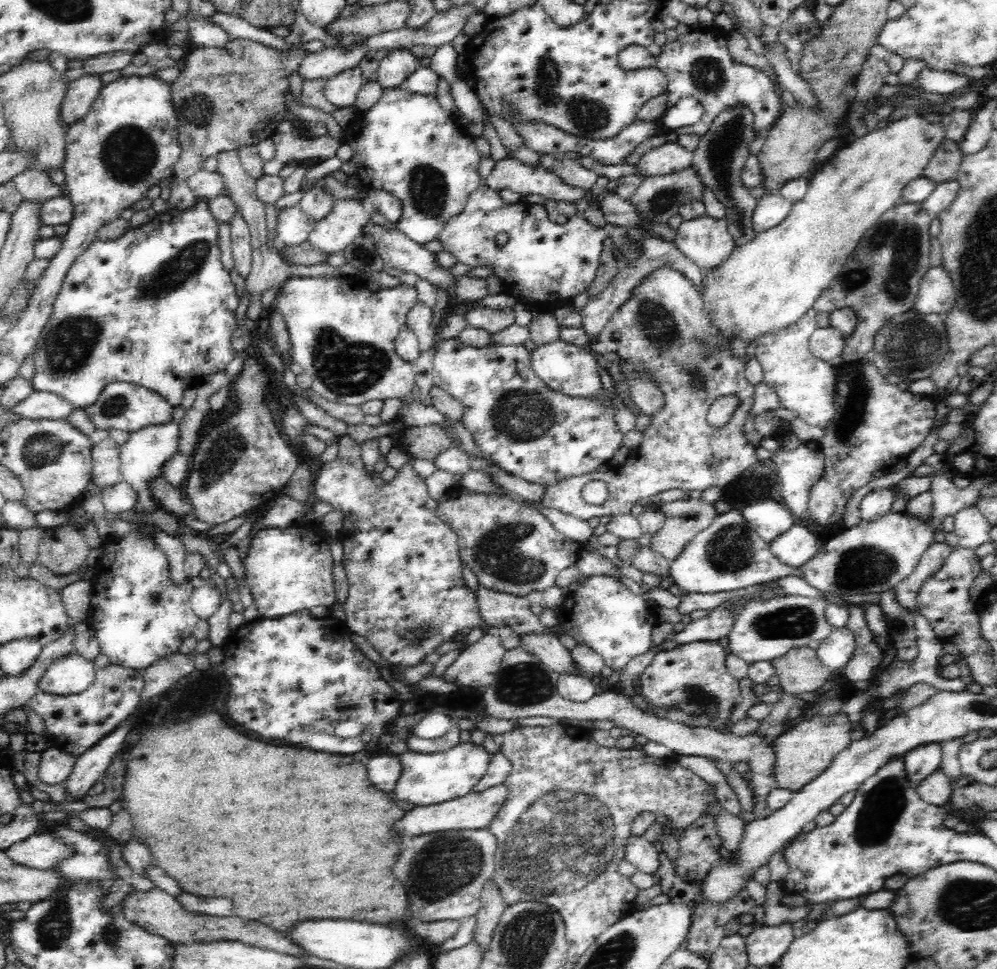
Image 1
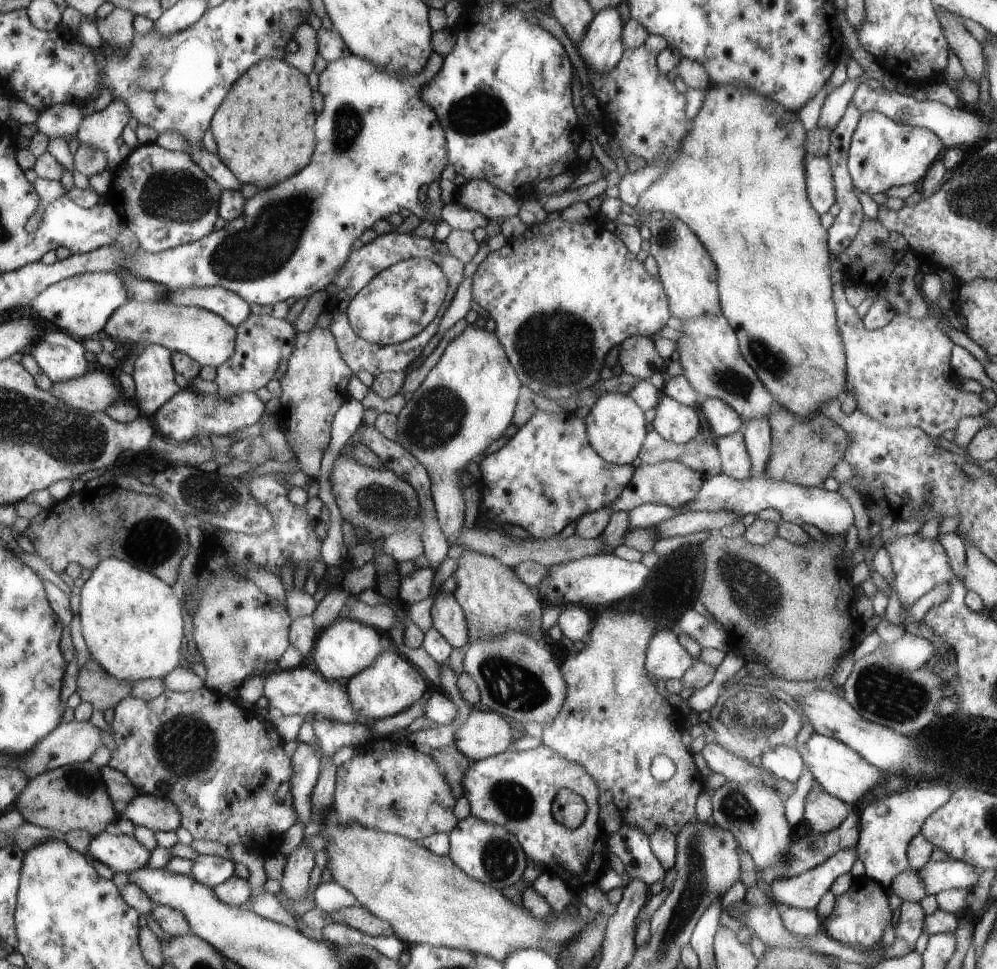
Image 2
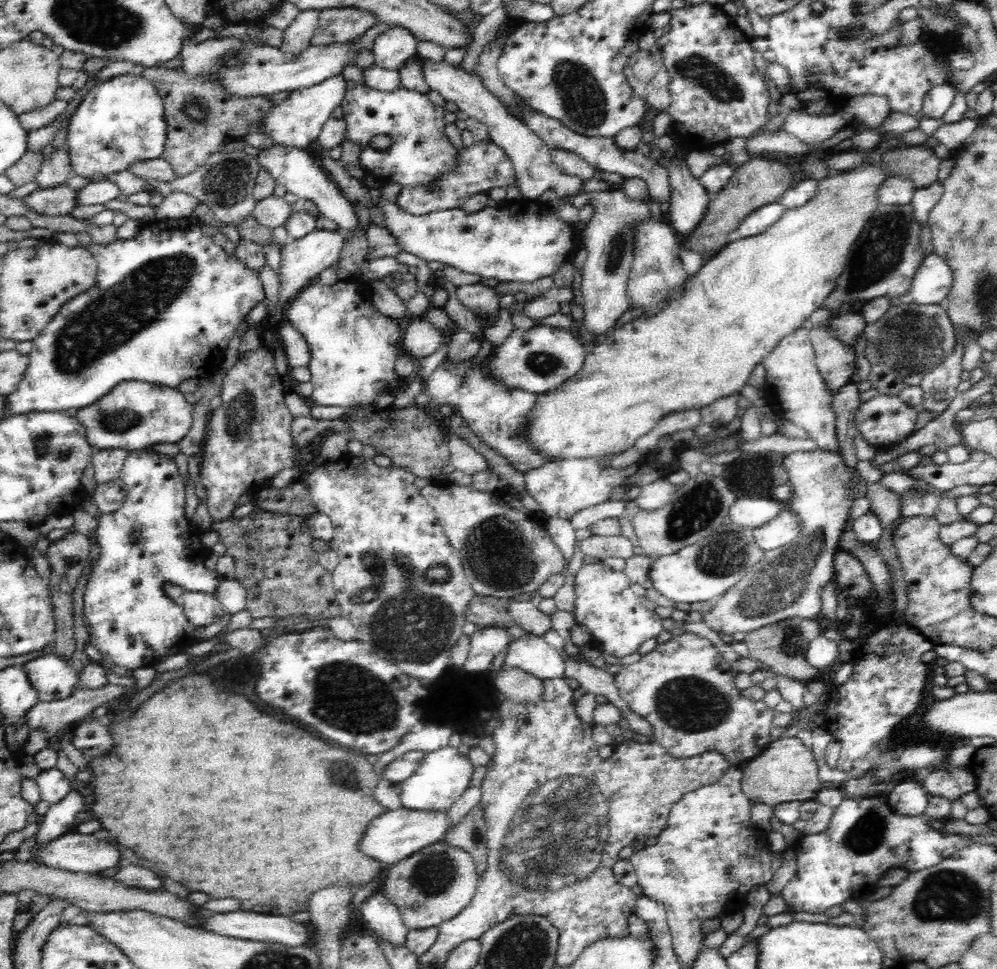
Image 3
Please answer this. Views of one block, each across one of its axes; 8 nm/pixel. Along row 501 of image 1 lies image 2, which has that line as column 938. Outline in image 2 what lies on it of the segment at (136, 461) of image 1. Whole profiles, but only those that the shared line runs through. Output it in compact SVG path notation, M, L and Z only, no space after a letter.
M862 112L848 149L848 170L854 186L856 186L855 189L872 197L875 194L885 194L892 186L919 185L924 175L928 172L930 165L936 158L942 156L945 149L940 137L932 130L928 130L928 128L910 126L907 123L892 120L882 112Z

